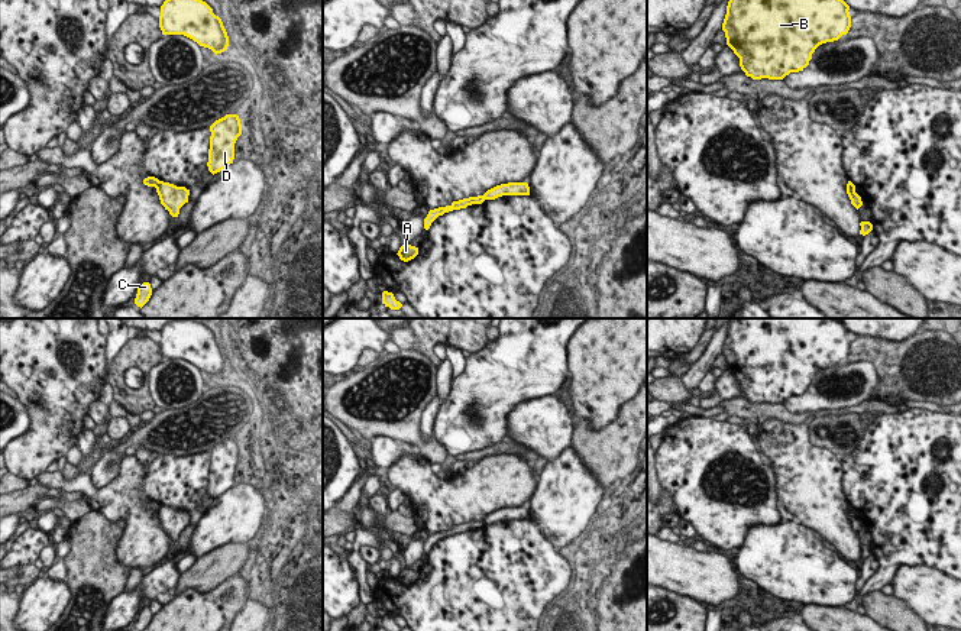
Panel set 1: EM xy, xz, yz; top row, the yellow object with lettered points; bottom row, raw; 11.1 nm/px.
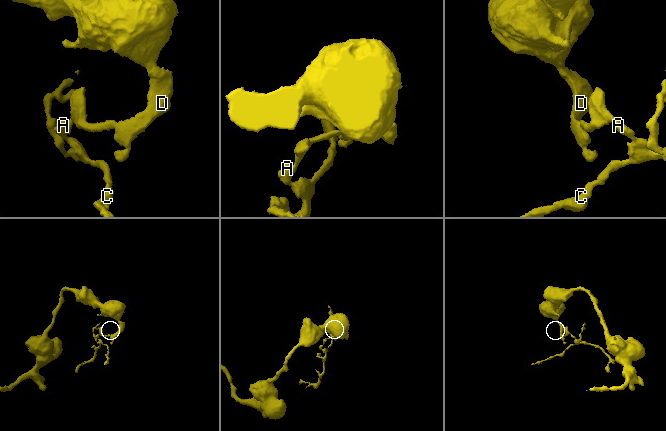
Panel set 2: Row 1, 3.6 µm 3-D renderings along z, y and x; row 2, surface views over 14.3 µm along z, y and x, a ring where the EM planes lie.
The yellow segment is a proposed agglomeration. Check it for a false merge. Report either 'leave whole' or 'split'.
split

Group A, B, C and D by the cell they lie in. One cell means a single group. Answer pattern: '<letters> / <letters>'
A C / B D

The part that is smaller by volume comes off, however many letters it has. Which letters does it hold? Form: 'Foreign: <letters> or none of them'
Foreign: A, C

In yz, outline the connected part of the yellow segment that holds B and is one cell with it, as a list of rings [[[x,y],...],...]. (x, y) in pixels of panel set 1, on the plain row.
[[[731,318],[722,347],[727,369],[740,382],[740,391],[753,404],[783,404],[790,397],[803,395],[815,373],[838,365],[851,352],[850,330],[835,318]]]

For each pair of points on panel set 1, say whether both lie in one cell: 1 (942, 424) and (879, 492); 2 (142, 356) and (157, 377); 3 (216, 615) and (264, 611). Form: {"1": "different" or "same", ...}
{"1": "same", "2": "different", "3": "different"}

